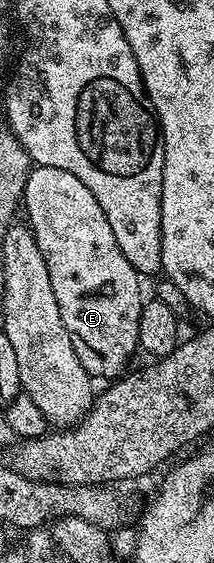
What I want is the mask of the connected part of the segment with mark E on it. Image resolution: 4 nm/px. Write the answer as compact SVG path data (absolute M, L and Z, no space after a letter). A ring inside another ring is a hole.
M34 166L26 179L24 212L25 208L25 219L34 232L36 246L40 246L44 254L44 262L52 278L52 290L60 306L60 318L64 318L64 326L76 350L76 358L80 358L84 370L92 378L103 376L106 382L110 382L121 377L129 369L126 367L134 352L139 351L140 310L144 303L143 281L132 262L124 258L120 246L116 246L116 234L112 234L112 226L108 226L108 218L104 218L104 210L100 210L96 194L92 194L92 190L88 190L88 186L84 186L76 174L68 174L68 170Z

